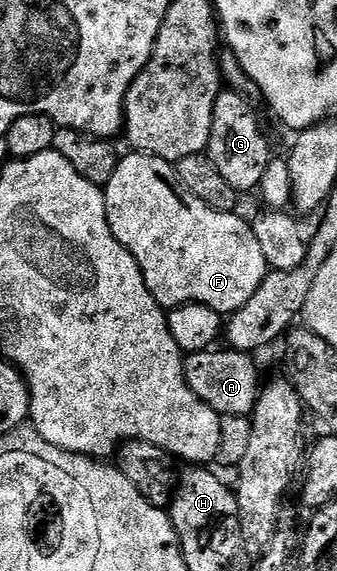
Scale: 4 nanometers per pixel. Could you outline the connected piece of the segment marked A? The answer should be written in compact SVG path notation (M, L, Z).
M218 350L198 351L195 355L185 356L184 366L188 385L192 393L196 393L196 397L200 397L200 401L207 403L218 415L250 417L260 392L258 367L254 364L255 356L245 351Z

